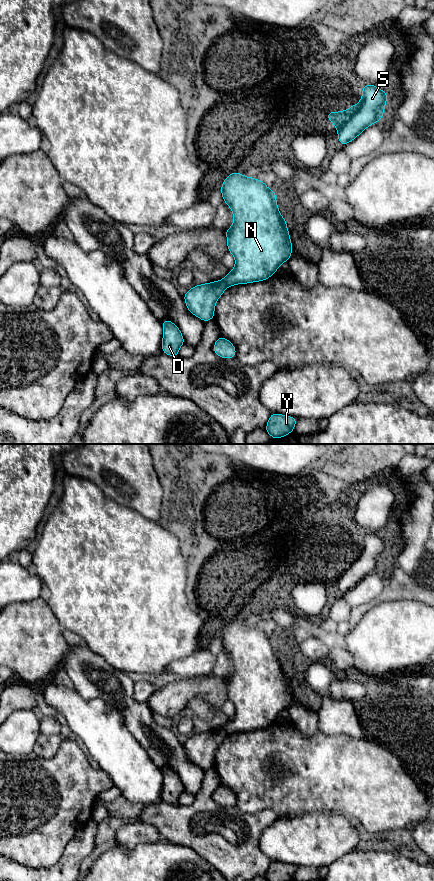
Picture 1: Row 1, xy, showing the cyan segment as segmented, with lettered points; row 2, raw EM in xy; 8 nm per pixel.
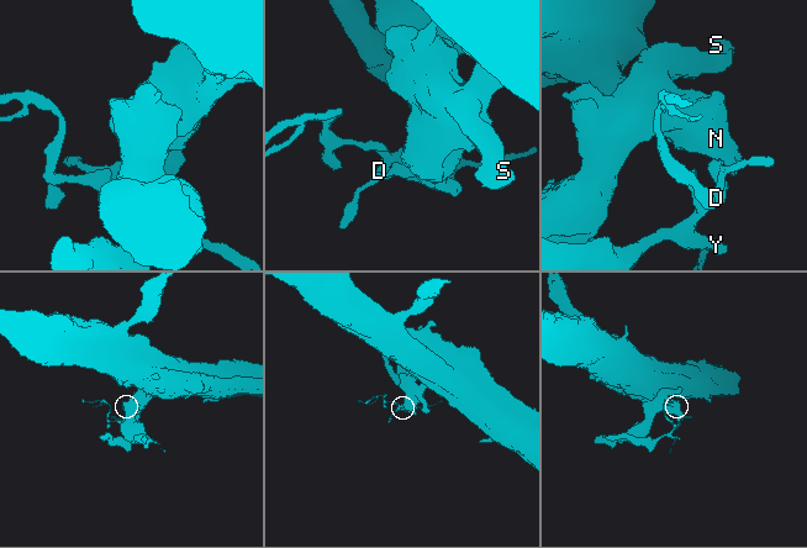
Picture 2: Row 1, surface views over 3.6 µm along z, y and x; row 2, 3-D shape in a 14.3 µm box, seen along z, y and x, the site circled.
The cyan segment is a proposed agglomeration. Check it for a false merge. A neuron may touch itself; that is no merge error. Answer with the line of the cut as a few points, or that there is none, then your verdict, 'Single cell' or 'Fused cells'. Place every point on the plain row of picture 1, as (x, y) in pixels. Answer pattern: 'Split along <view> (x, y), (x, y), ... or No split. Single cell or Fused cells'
Split along xy (222, 727), (228, 734). Fused cells

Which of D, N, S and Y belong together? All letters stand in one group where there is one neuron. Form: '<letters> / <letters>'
D Y / N S

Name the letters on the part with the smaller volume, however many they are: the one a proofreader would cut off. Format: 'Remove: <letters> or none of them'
Remove: D, Y

